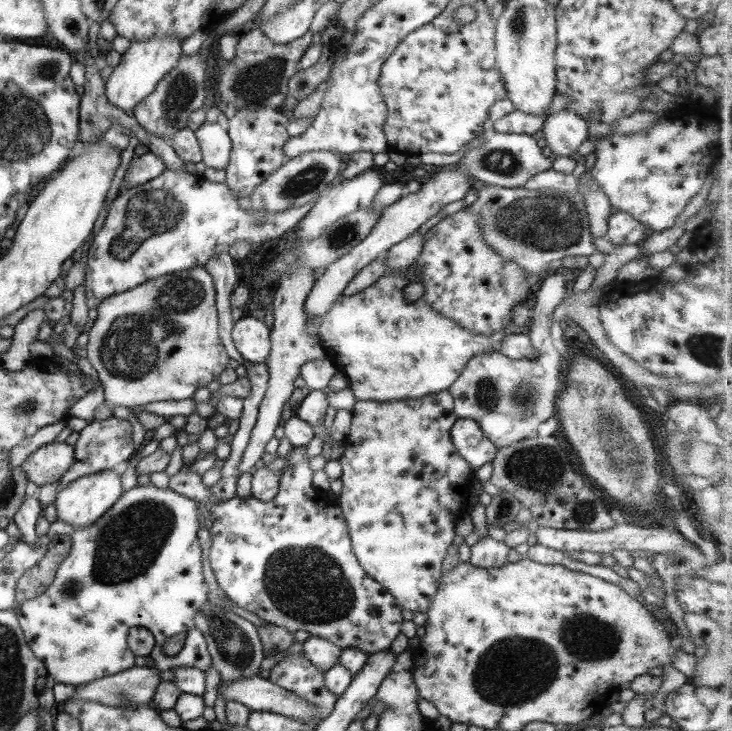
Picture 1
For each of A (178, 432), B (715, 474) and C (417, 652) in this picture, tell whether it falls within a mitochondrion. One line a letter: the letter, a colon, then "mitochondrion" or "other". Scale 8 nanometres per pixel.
A: other
B: other
C: other

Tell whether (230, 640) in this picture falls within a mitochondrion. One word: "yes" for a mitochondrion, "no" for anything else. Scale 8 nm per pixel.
yes

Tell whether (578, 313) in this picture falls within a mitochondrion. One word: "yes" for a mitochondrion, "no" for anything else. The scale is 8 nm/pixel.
no

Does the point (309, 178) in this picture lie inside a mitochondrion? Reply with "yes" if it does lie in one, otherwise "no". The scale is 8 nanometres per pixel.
yes

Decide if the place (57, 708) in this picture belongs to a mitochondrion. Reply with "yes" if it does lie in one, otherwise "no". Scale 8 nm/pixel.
no

